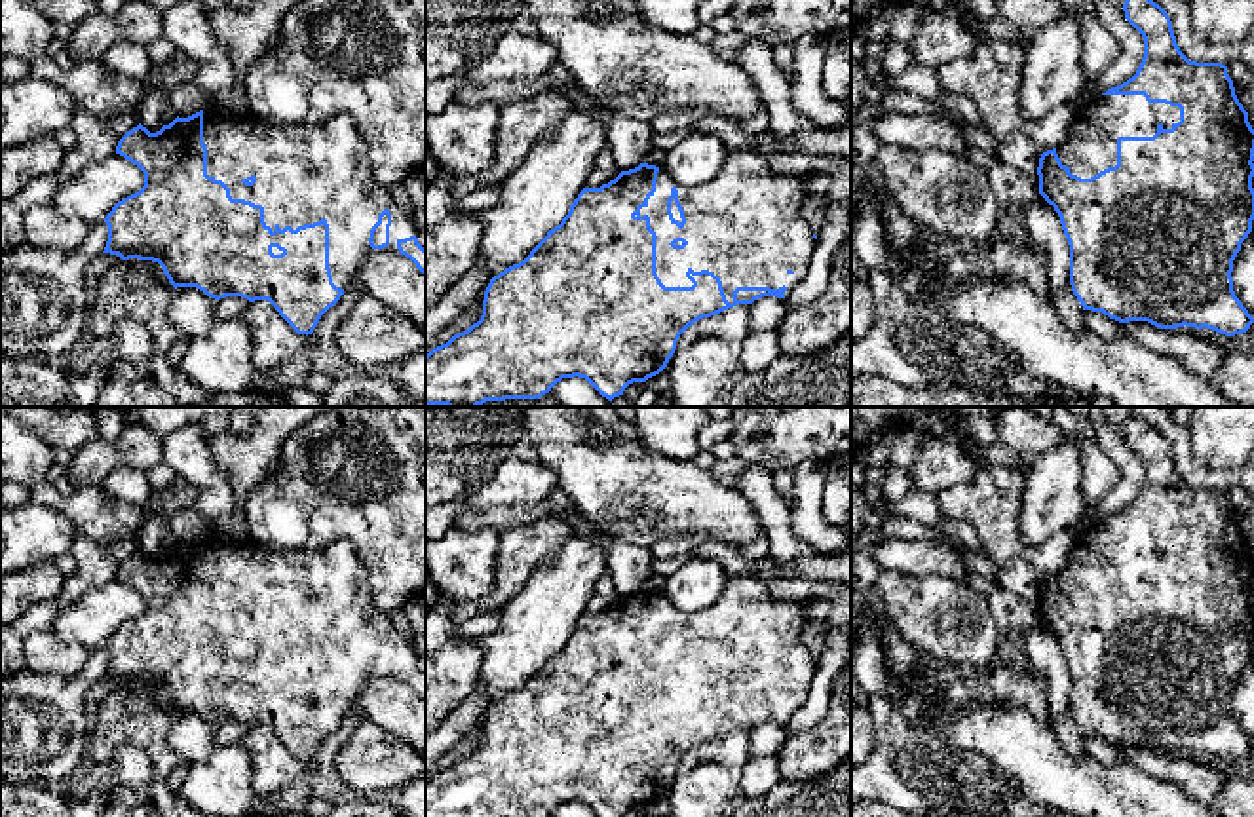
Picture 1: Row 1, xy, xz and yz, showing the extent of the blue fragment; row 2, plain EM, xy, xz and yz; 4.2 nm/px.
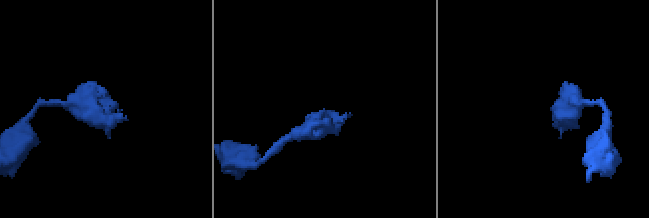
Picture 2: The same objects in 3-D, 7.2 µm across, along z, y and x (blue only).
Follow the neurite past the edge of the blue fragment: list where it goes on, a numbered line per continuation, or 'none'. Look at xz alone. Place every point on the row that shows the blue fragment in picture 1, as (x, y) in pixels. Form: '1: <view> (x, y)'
1: xz (747, 227)

